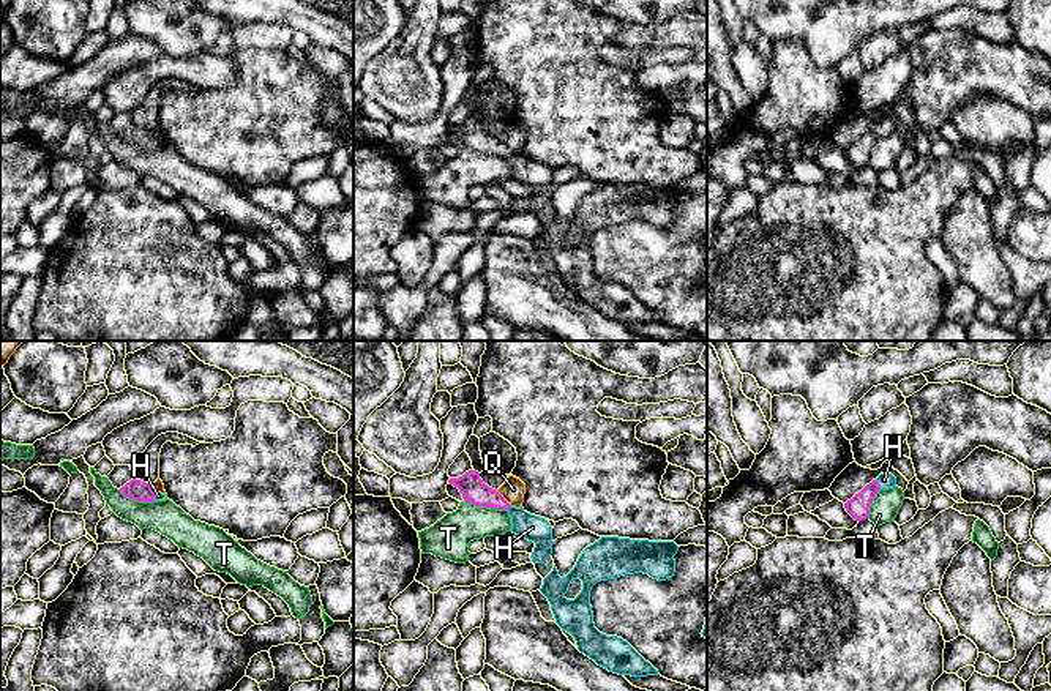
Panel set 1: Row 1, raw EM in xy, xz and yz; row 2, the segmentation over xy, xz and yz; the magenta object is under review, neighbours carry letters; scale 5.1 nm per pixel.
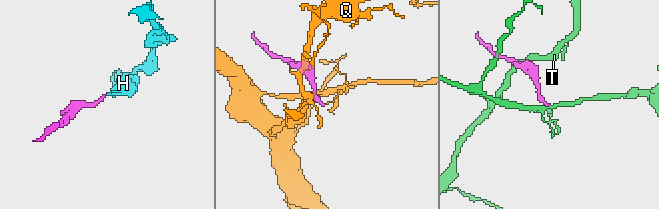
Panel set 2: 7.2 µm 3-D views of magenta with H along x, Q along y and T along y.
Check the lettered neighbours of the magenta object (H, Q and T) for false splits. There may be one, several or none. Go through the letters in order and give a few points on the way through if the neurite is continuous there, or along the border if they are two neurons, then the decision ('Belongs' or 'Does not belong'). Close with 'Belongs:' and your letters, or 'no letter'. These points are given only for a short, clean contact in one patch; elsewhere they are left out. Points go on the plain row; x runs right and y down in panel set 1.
H: Path across: yz (857, 153), (878, 131), (884, 126). Belongs
Q: Boundary: xz (496, 138), (508, 152). Does not belong
T: Boundary: xz (464, 147), (474, 152), (505, 156). Does not belong
Belongs: H

